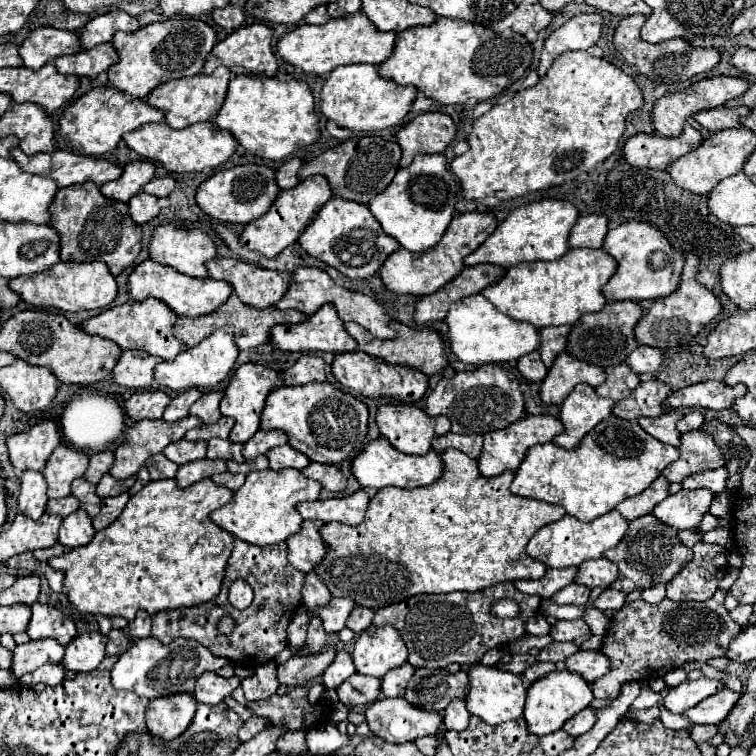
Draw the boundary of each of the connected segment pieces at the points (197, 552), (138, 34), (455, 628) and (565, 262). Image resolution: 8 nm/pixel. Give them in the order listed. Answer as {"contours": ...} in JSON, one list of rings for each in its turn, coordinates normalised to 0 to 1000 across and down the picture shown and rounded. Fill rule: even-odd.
{"contours":[[[[230,634],[198,636],[167,665],[159,684],[130,702],[114,724],[101,724],[93,731],[63,739],[63,747],[85,755],[85,779],[93,800],[106,811],[177,819],[180,808],[190,806],[198,813],[220,806],[257,803],[283,792],[291,784],[299,742],[307,731],[310,710],[278,689],[278,679],[304,663],[310,652],[302,644],[286,642],[280,634],[267,634],[246,647],[238,647]]],[[[230,22],[214,30],[198,30],[175,44],[156,41],[148,49],[148,60],[156,67],[156,83],[143,91],[143,107],[156,120],[190,131],[193,123],[217,107],[262,99],[270,78],[286,57],[286,41],[275,30],[254,22]]],[[[659,771],[653,776],[646,776],[640,782],[627,782],[627,784],[616,784],[616,782],[601,782],[601,784],[590,784],[590,787],[550,787],[550,790],[542,790],[532,798],[524,798],[524,800],[511,800],[505,806],[497,808],[495,813],[495,821],[492,827],[519,827],[534,845],[537,856],[540,856],[540,877],[545,882],[569,882],[569,885],[577,885],[577,882],[593,882],[595,877],[606,877],[606,880],[624,880],[624,877],[632,877],[640,864],[651,856],[659,856],[659,853],[667,853],[667,851],[675,851],[685,843],[690,843],[696,837],[693,832],[693,824],[696,824],[696,816],[704,816],[712,803],[714,803],[714,790],[706,790],[706,787],[696,787],[696,784],[688,784],[677,771]],[[659,792],[680,792],[685,795],[688,806],[690,806],[690,813],[685,819],[659,819],[648,811],[648,800]]],[[[751,329],[735,345],[685,348],[661,372],[643,380],[638,390],[672,419],[704,427],[709,435],[728,430],[759,430],[772,414],[786,414],[802,403],[794,382],[815,358],[815,345],[799,329]]]]}

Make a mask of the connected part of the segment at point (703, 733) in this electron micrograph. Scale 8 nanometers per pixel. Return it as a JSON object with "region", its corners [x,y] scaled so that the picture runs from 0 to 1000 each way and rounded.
{"region":[[[915,959],[913,962],[913,975],[926,983],[926,980],[939,980],[950,970],[950,959]]]}

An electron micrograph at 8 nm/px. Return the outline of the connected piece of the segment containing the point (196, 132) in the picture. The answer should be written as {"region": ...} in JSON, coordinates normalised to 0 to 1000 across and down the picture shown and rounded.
{"region":[[[280,160],[257,163],[238,173],[222,168],[220,163],[196,163],[167,176],[161,184],[175,200],[196,213],[212,216],[222,229],[259,229],[267,224],[286,224],[299,216],[312,197],[312,184],[302,173],[288,171],[288,165]]]}

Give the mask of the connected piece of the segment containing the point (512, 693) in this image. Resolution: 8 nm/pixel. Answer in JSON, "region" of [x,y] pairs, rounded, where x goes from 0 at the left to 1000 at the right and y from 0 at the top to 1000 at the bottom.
{"region":[[[632,877],[619,885],[619,898],[622,898],[622,906],[619,906],[619,919],[614,922],[614,927],[624,946],[635,948],[638,954],[648,959],[659,959],[659,956],[690,948],[693,927],[696,927],[696,909],[688,893]]]}

